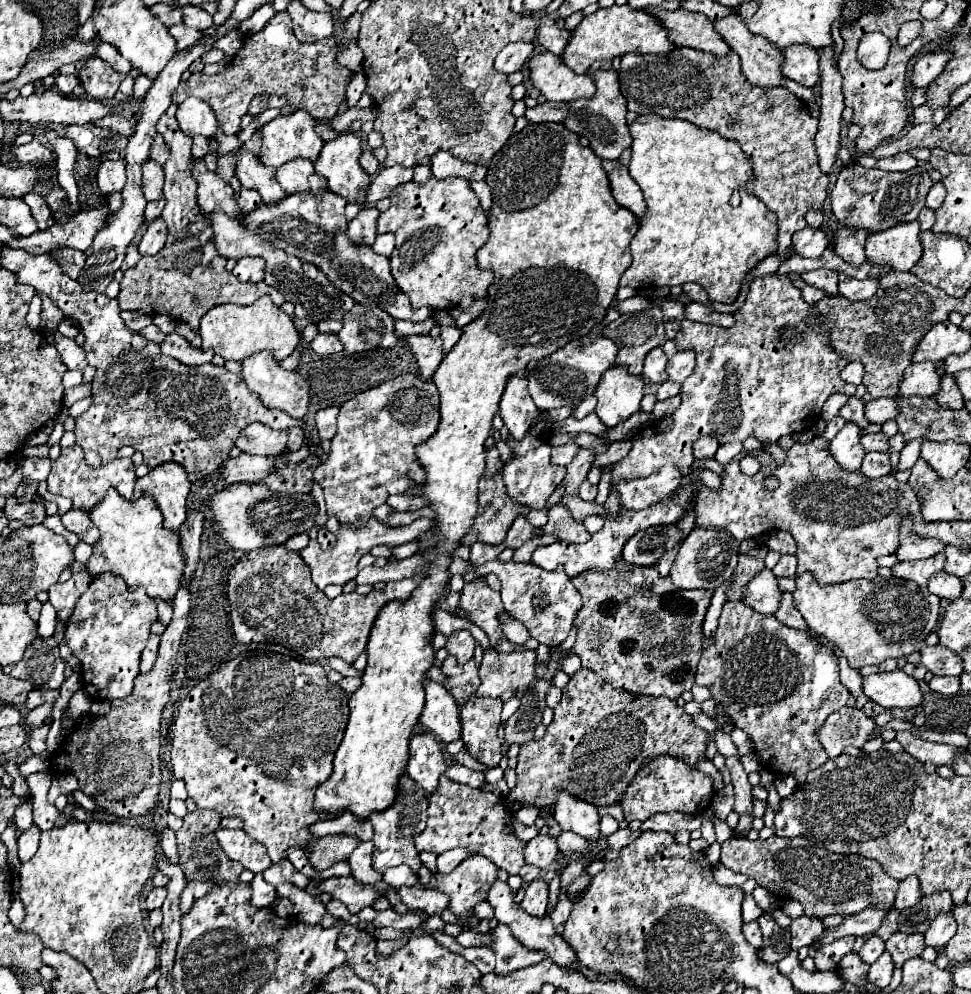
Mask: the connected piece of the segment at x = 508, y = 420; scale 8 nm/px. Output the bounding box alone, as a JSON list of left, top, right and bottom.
[500,375,542,439]

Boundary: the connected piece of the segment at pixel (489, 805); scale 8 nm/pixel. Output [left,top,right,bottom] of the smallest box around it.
[416,775,540,883]

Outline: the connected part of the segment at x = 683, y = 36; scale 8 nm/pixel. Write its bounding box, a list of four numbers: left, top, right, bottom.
[648,9,730,57]

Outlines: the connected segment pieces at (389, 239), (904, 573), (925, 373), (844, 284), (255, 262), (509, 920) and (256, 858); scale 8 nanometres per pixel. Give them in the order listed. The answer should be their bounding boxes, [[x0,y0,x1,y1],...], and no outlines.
[[372,233,394,257],[892,555,946,587],[900,361,940,397],[838,275,878,301],[232,257,264,281],[488,881,578,969],[214,827,272,873]]

